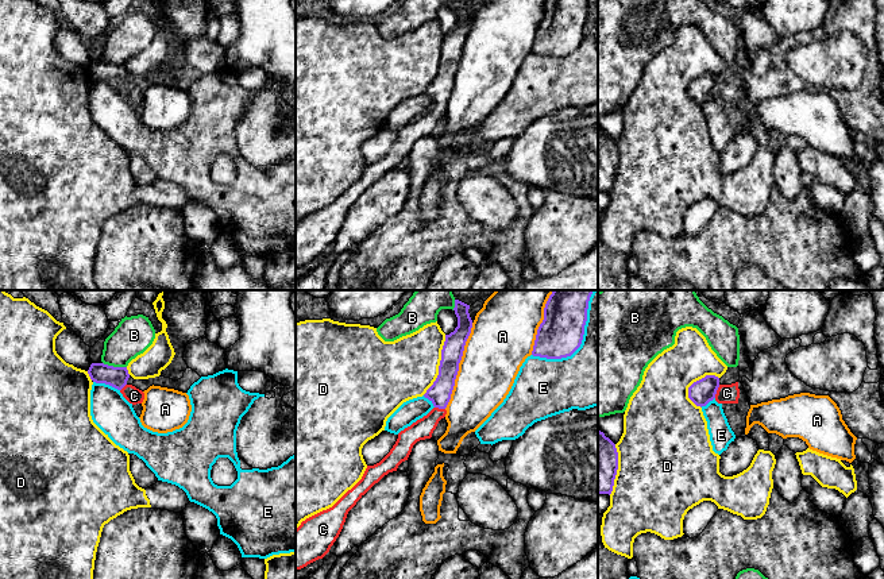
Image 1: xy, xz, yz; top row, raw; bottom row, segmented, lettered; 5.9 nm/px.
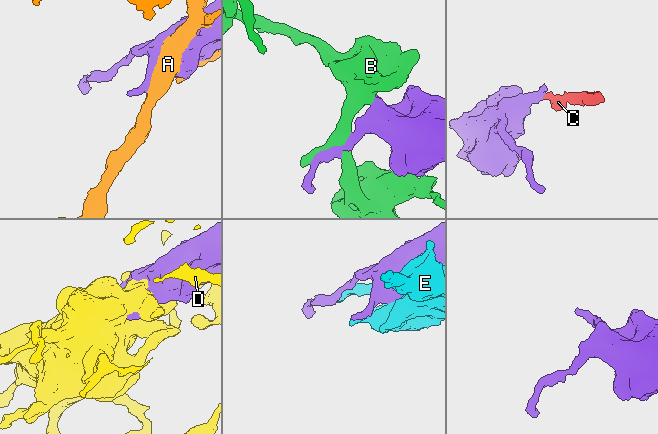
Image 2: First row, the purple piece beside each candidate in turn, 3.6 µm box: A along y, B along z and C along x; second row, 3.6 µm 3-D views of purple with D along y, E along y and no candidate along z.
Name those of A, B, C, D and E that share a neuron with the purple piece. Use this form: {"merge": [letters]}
{"merge": ["C"]}

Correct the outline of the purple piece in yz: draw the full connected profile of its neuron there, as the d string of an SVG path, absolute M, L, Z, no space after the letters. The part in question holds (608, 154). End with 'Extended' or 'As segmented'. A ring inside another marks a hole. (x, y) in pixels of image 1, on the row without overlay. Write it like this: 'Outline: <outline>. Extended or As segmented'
Outline: M598 128L598 192L611 192L618 167L615 142Z. As segmented

